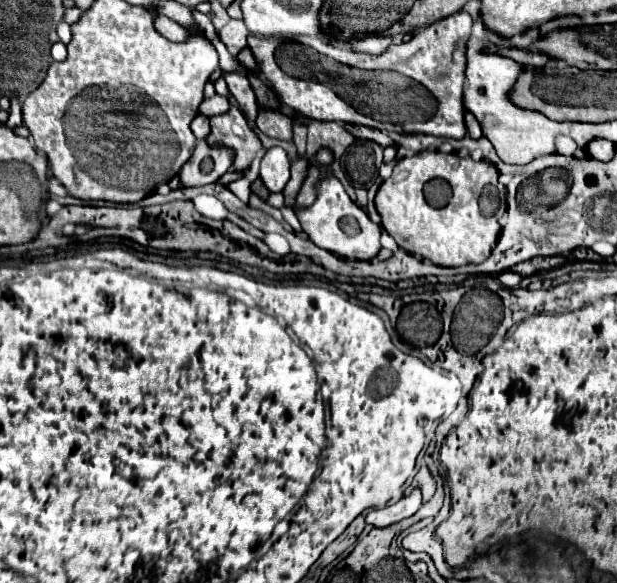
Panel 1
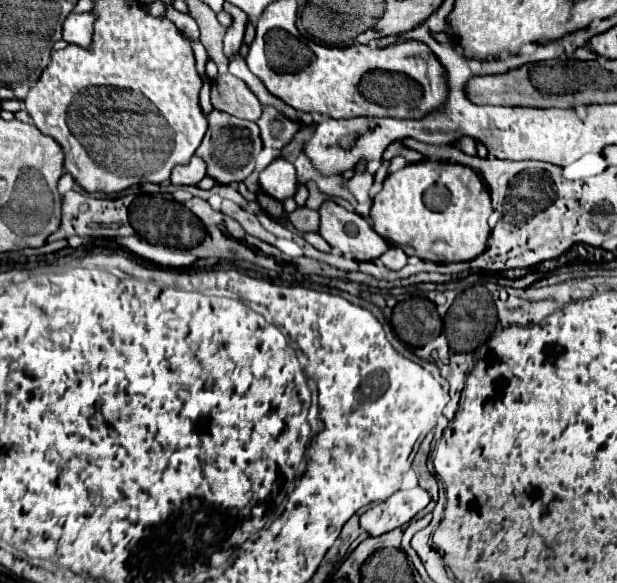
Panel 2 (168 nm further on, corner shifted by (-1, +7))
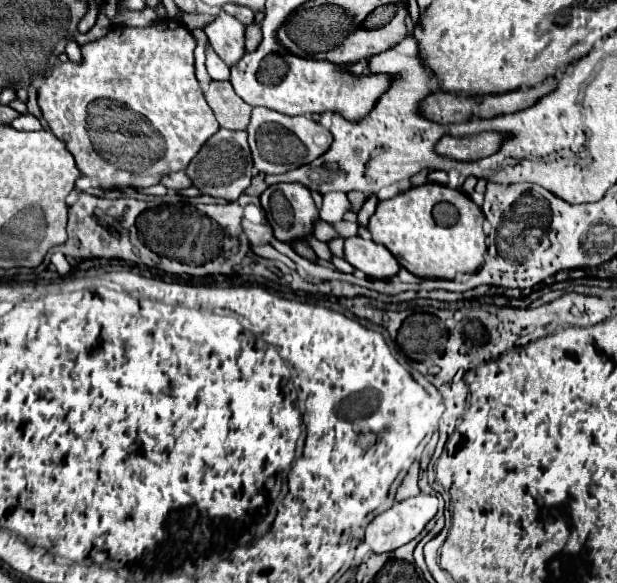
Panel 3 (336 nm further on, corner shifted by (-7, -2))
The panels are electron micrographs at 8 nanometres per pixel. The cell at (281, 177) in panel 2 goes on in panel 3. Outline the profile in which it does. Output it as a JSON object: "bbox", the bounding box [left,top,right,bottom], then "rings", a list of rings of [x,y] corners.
{"bbox":[261,183,317,241],"rings":[[[279,183],[279,185],[271,185],[263,191],[261,195],[261,205],[263,209],[271,215],[271,195],[279,191],[285,195],[285,199],[289,201],[291,209],[293,209],[293,223],[291,225],[281,225],[275,219],[271,219],[273,225],[273,233],[281,239],[281,241],[293,241],[299,239],[307,233],[313,231],[313,221],[317,219],[317,207],[313,203],[313,197],[309,193],[307,187],[301,187],[301,183]]]}

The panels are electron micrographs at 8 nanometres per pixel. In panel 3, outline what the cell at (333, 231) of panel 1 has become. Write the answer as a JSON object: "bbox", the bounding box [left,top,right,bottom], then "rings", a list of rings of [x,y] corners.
{"bbox":[345,235,399,279],"rings":[[[359,235],[345,239],[345,259],[375,279],[389,279],[399,271],[399,263],[387,247],[371,239],[361,239]]]}

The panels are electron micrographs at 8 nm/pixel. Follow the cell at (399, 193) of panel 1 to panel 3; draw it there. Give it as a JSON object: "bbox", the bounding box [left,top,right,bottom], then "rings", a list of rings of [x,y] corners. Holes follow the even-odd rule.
{"bbox":[367,183,487,279],"rings":[[[425,183],[411,187],[391,199],[379,201],[377,211],[371,215],[367,229],[375,243],[385,245],[395,257],[401,257],[399,263],[417,277],[435,277],[435,279],[453,279],[455,273],[475,273],[487,251],[487,235],[483,231],[485,215],[481,207],[463,191],[451,189],[441,183]],[[439,203],[439,205],[437,205]],[[445,203],[451,205],[445,205]],[[433,207],[435,215],[433,217]],[[447,207],[447,223],[441,225],[439,209]],[[453,207],[457,217],[451,213]]]}

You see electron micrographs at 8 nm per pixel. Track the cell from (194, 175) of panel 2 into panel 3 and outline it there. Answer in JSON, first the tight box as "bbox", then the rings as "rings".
{"bbox":[161,171,193,191],"rings":[[[177,171],[177,173],[173,173],[173,175],[165,175],[165,177],[161,179],[161,183],[163,183],[167,189],[173,189],[173,191],[181,191],[181,189],[193,185],[191,179],[185,175],[185,171]]]}

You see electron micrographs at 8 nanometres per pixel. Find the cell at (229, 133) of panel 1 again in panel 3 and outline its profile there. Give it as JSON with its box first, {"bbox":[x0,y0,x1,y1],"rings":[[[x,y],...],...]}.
{"bbox":[185,129,253,201],"rings":[[[219,129],[197,153],[197,159],[193,159],[187,165],[185,173],[191,177],[193,185],[201,189],[201,193],[211,197],[221,197],[225,201],[237,199],[251,185],[253,179],[253,159],[251,159],[245,131]]]}

